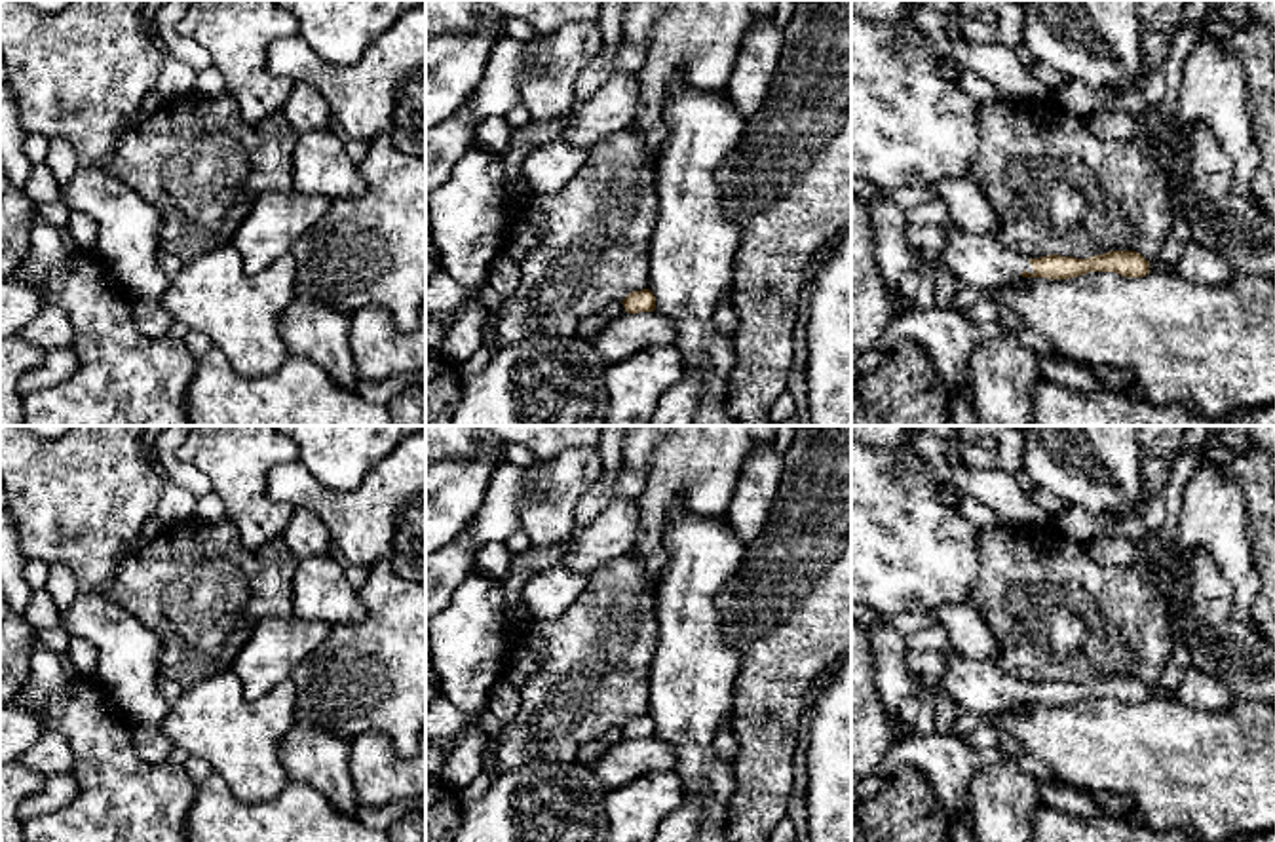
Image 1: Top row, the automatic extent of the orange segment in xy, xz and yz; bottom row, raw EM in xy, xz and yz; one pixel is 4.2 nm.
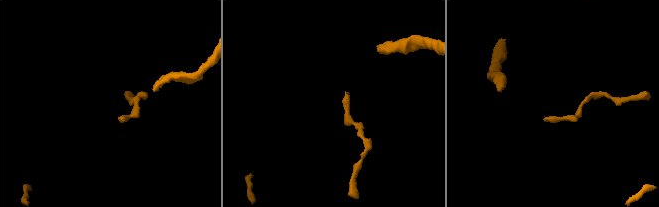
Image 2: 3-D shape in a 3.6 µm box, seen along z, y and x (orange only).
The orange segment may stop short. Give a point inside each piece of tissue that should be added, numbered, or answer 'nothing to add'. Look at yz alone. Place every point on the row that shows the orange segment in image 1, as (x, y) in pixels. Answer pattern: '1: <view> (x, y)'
1: yz (977, 261)

